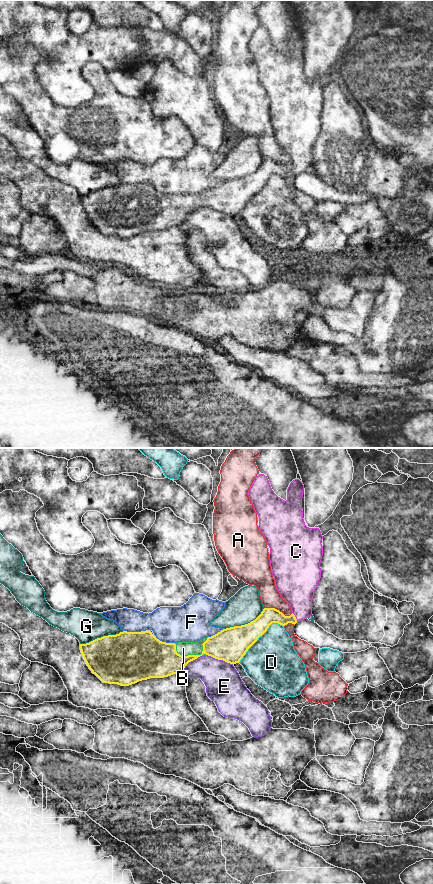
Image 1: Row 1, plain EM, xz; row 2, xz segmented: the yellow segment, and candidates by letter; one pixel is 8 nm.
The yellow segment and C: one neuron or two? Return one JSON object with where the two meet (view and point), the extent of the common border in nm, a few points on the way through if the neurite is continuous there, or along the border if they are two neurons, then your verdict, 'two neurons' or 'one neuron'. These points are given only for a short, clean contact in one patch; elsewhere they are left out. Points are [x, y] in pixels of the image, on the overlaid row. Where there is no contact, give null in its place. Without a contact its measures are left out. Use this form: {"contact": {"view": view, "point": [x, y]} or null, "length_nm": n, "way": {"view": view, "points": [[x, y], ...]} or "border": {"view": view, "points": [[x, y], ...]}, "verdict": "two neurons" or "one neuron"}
{"contact": {"view": "xz", "point": [295, 617]}, "length_nm": 90, "way": {"view": "xz", "points": [[268, 616], [281, 619], [295, 617], [296, 586]]}, "verdict": "one neuron"}

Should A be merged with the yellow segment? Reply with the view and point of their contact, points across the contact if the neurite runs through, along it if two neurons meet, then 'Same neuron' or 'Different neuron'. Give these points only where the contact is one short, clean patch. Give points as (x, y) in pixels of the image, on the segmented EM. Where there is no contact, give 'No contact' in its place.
Touches yellow at xz (278, 610). Boundary: xz (264, 607), (274, 607), (285, 615), (292, 613). Different neuron

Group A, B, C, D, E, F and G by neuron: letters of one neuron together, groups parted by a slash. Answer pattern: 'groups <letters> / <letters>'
groups A / B C / D / E / F / G

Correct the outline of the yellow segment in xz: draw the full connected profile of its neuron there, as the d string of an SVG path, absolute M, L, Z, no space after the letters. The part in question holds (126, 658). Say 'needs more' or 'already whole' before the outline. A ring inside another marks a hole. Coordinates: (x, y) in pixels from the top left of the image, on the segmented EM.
needs more; M259 474L248 491L259 517L259 530L270 548L275 586L289 604L290 616L275 608L264 608L250 623L223 629L198 642L166 643L150 631L103 636L80 644L92 673L103 683L129 686L150 678L182 675L185 666L200 656L208 655L234 665L272 623L295 625L308 618L321 578L323 536L319 528L305 525L303 490L303 483L293 480L285 501L274 493L267 476Z

